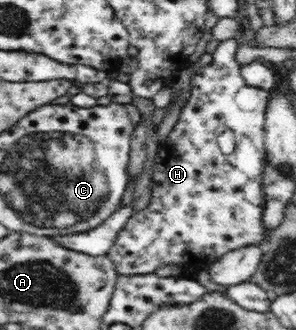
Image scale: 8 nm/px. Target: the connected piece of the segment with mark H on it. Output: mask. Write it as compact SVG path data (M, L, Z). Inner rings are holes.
M234 38L219 42L218 48L214 51L214 60L210 65L198 67L194 75L189 80L191 87L191 95L187 103L180 111L179 119L169 133L168 137L161 142L158 151L158 162L154 165L152 175L152 197L149 205L134 213L132 217L124 223L122 231L116 235L114 245L110 247L110 251L106 255L115 263L116 271L119 275L146 275L156 271L159 267L165 265L182 266L186 275L193 275L196 271L207 270L221 255L240 249L247 245L262 245L269 240L270 231L263 226L261 217L264 209L265 194L263 193L263 169L265 160L265 115L267 113L268 101L272 96L271 89L256 89L250 87L241 76L241 67L236 62L236 51L239 45ZM218 129L230 129L235 137L235 149L231 154L224 154L216 143L218 141Z

